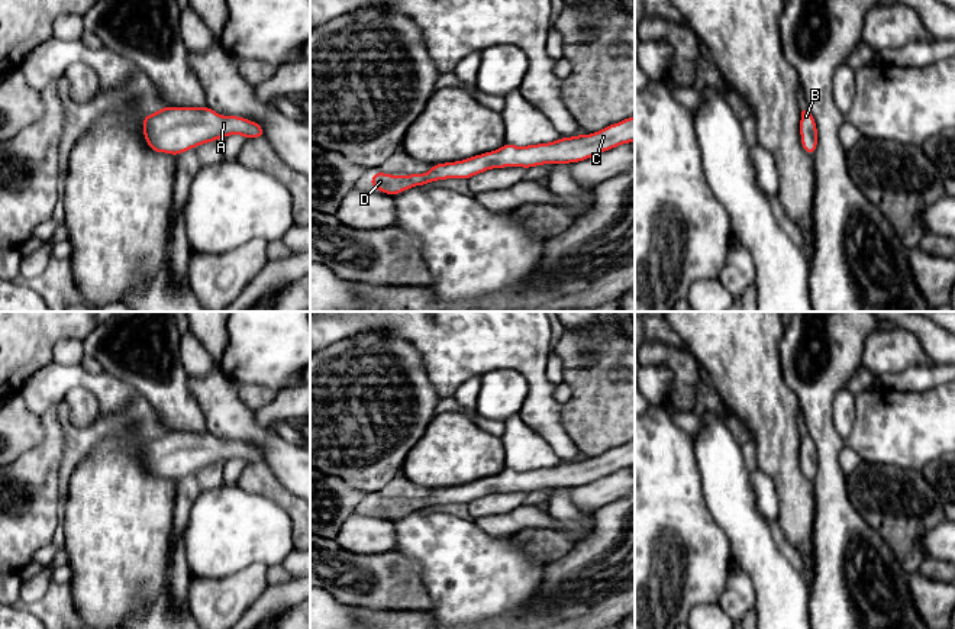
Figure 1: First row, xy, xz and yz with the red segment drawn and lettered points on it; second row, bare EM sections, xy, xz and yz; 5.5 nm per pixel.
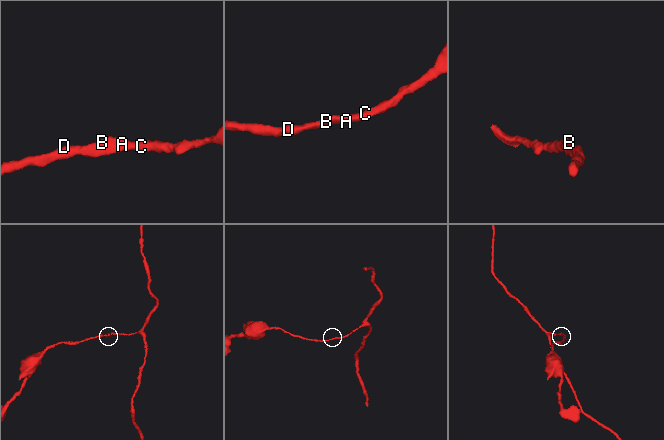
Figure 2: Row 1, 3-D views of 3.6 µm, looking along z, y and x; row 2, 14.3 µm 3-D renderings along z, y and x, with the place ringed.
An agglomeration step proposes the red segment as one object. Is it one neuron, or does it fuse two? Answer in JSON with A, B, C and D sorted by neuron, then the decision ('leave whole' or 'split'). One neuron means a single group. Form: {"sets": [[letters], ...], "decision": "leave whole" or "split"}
{"sets": [["A", "B", "C", "D"]], "decision": "leave whole"}

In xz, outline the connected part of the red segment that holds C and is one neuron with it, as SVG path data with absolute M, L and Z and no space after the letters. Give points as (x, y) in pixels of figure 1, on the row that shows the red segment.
M635 116L609 125L593 135L559 138L555 142L522 148L504 143L497 151L480 154L468 159L435 164L428 174L388 175L385 172L375 172L370 186L393 197L414 186L425 186L445 178L468 180L491 168L530 168L542 164L578 162L627 142L635 142Z

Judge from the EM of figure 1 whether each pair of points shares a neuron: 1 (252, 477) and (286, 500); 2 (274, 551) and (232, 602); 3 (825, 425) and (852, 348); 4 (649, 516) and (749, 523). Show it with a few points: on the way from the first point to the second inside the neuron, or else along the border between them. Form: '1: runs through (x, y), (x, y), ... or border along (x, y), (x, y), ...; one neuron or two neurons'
1: runs through (261, 480), (277, 492); one neuron
2: border along (267, 565), (251, 563), (232, 574); two neurons
3: runs through (822, 406), (822, 378), (833, 367); one neuron
4: border along (703, 489), (703, 500), (732, 551); two neurons

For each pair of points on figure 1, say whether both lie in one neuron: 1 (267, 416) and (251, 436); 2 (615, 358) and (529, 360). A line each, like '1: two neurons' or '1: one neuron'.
1: two neurons
2: two neurons

